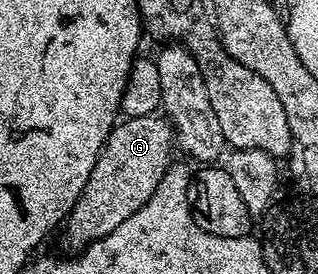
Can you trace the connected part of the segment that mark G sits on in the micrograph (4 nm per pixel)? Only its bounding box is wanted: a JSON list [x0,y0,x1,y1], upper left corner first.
[64,114,174,251]

